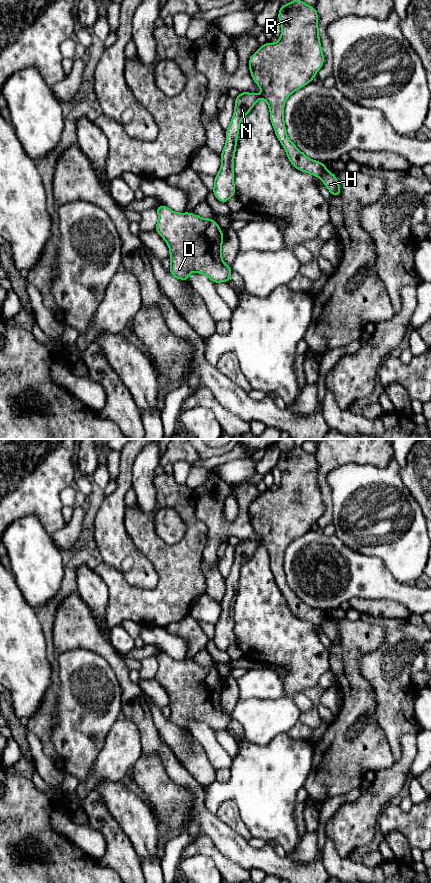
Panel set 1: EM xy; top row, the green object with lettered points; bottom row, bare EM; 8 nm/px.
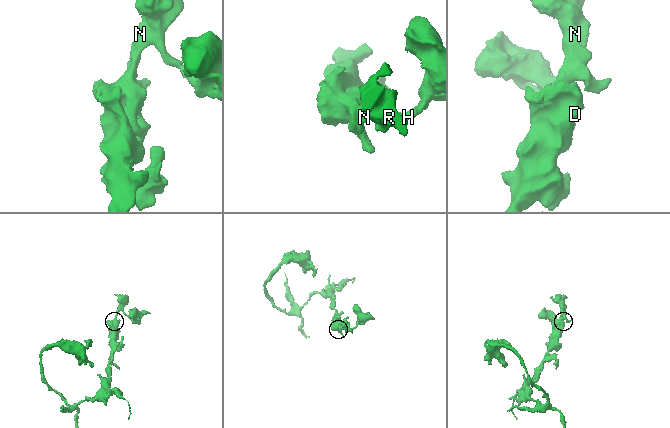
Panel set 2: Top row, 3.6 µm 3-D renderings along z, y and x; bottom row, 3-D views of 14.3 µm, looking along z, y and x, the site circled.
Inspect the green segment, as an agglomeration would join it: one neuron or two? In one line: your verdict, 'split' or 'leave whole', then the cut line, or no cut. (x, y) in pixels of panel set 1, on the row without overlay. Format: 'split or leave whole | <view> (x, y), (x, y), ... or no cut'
split | xy (326, 618), (321, 625)

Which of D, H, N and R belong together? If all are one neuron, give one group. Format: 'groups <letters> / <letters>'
groups D N R / H

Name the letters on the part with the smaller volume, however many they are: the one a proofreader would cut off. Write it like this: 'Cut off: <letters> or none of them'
Cut off: H

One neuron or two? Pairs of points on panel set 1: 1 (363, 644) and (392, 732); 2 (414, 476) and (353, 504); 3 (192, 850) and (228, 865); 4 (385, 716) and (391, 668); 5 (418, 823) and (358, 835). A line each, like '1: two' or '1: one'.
1: two
2: two
3: one
4: one
5: two

